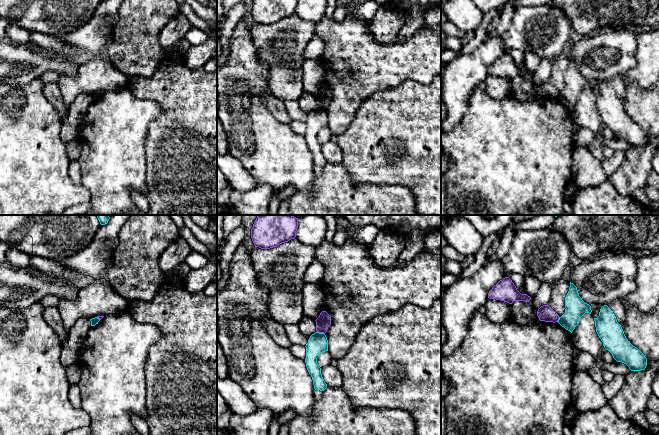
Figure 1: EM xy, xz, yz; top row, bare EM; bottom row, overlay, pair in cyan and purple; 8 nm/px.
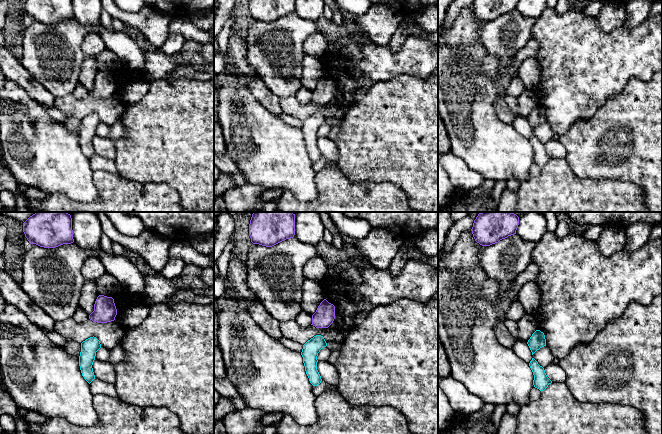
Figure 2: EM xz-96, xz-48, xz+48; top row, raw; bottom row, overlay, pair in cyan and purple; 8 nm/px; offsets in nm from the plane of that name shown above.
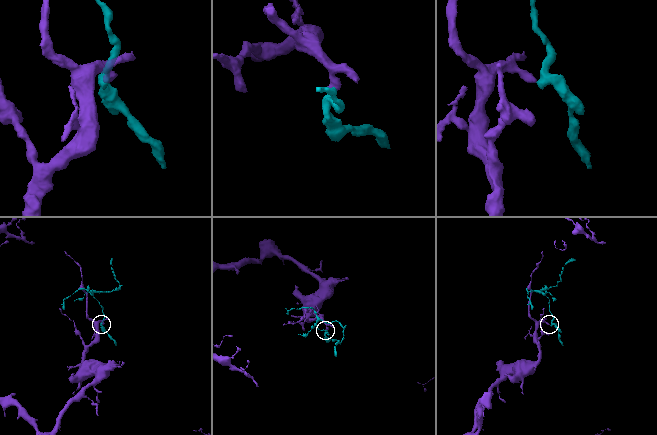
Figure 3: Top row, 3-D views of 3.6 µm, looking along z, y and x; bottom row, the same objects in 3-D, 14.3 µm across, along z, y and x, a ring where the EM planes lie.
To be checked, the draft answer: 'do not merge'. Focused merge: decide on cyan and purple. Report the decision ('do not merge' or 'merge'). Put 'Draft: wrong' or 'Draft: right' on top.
Draft: right
do not merge

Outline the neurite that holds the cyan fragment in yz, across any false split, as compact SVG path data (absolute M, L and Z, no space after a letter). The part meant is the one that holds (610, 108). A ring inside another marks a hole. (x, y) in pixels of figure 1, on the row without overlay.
M604 81L599 92L594 94L596 108L617 138L626 140L631 147L641 147L647 142L645 131L626 114L621 101L613 87Z

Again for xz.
M315 108L312 110L306 120L305 139L309 150L312 153L315 166L324 167L327 164L321 144L317 139L317 134L322 128L328 127L328 116L324 109Z

